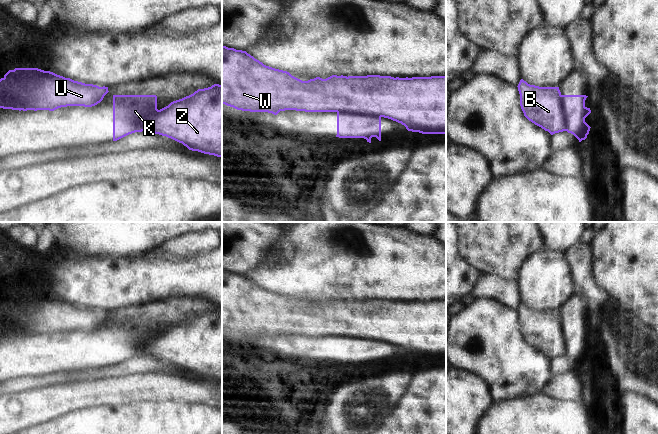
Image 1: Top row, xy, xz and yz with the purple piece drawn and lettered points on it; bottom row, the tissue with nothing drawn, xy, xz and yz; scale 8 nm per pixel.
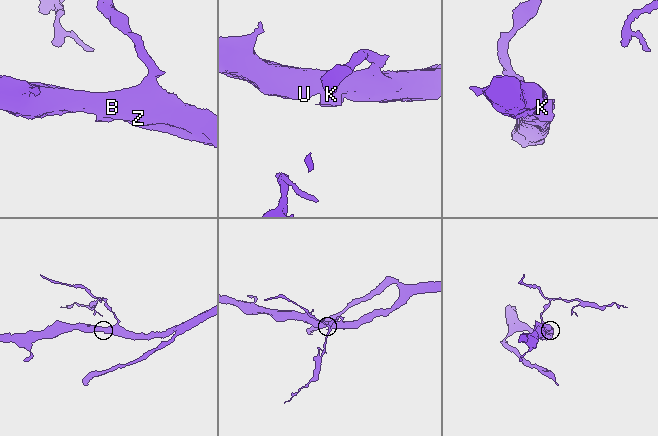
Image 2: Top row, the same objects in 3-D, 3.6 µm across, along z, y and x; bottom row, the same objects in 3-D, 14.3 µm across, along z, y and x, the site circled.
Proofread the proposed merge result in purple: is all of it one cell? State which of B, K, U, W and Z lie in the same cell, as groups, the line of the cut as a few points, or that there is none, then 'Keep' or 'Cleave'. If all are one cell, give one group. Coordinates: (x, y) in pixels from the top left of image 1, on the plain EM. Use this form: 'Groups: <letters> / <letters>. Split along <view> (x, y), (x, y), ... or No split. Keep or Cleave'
Groups: B U W Z / K. Split along xz (337, 335), (364, 337), (380, 341). Cleave

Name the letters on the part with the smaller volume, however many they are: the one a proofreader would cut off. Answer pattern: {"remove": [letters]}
{"remove": ["K"]}

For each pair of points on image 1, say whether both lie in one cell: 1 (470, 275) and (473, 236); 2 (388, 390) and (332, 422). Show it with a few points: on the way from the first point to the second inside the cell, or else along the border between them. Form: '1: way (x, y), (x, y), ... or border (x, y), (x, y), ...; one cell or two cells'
1: border (458, 246), (459, 256), (481, 274); two cells
2: way (374, 400), (368, 406), (346, 414); one cell

